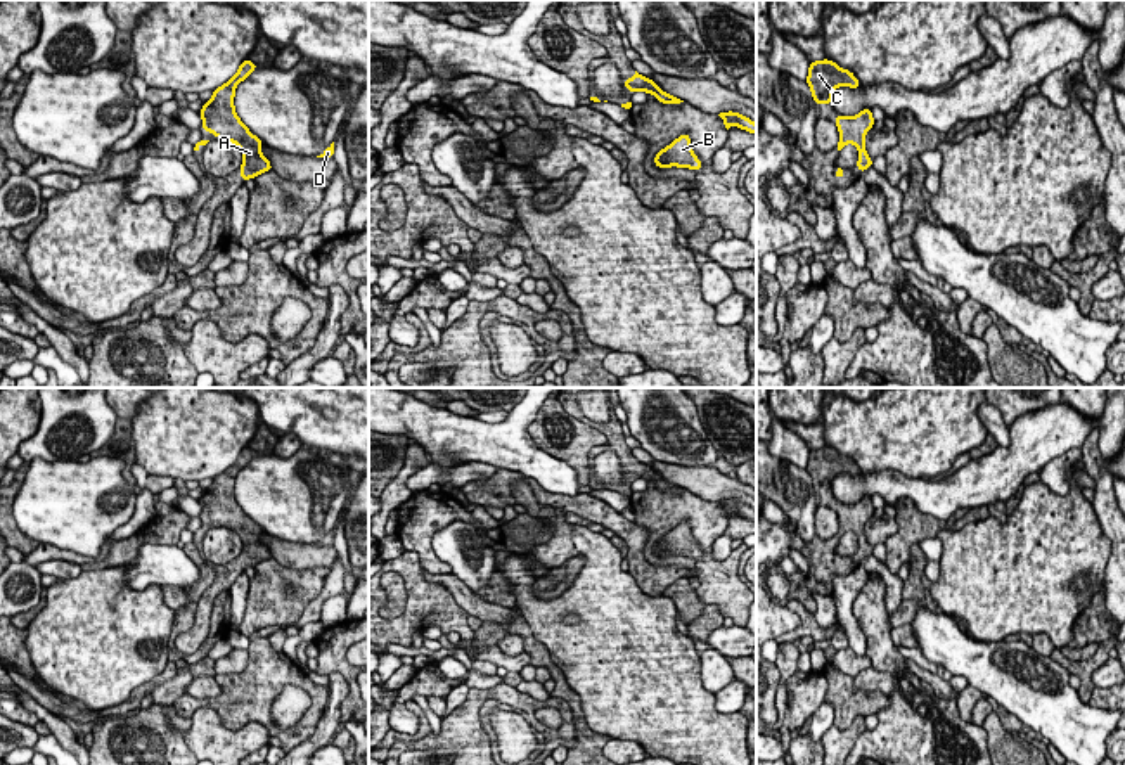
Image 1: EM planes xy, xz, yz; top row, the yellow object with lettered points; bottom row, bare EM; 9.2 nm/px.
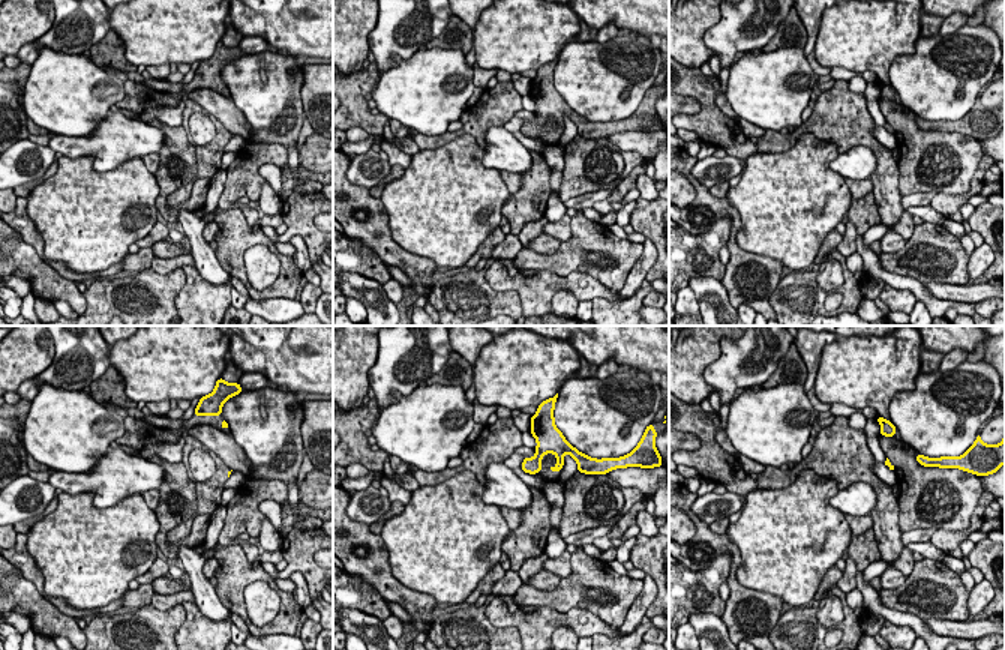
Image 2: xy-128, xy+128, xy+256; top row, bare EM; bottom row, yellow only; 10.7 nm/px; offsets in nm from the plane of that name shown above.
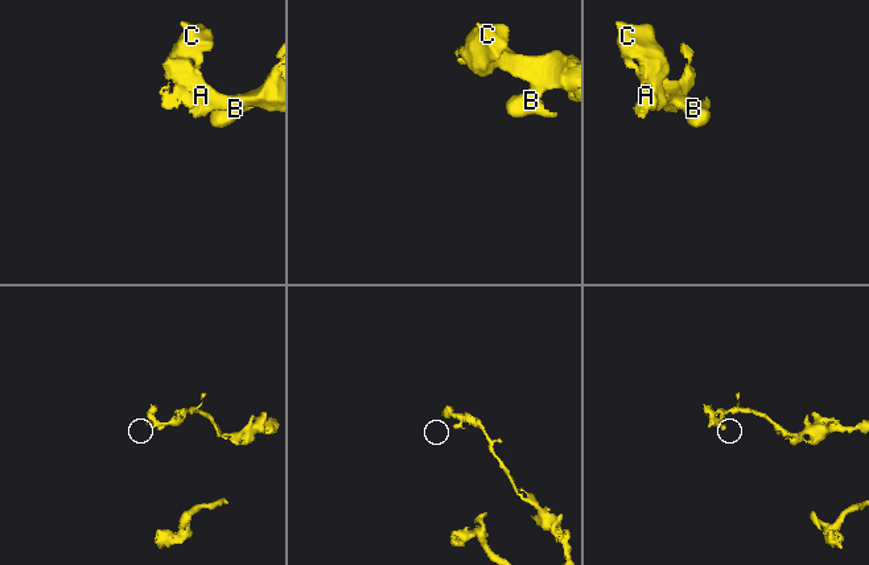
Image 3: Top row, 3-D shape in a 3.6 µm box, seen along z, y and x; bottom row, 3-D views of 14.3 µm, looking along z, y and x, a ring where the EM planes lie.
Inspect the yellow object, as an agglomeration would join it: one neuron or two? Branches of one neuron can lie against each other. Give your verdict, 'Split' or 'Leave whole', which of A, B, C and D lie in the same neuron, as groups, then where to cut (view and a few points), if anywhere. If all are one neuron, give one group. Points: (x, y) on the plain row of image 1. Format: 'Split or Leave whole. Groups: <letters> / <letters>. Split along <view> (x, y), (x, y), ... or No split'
Leave whole. Groups: A B C D. No split

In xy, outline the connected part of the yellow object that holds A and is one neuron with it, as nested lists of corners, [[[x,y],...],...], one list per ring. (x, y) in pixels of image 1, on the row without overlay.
[[[244,447],[237,460],[227,471],[213,478],[213,485],[204,490],[199,498],[204,519],[211,519],[216,526],[230,528],[241,537],[242,552],[239,557],[242,569],[272,559],[270,549],[261,542],[263,530],[241,509],[234,493],[237,472],[256,455],[254,450]]]

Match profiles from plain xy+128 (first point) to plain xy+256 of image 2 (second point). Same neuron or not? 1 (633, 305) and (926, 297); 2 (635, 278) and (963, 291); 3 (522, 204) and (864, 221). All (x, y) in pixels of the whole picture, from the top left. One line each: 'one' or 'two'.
1: one
2: two
3: one

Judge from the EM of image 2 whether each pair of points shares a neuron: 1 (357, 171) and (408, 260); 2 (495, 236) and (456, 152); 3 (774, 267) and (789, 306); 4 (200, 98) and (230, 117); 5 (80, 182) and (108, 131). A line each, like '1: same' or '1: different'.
1: different
2: different
3: different
4: same
5: different

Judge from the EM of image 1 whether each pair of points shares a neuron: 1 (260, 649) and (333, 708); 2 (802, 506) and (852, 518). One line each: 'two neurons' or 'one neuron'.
1: two neurons
2: two neurons

